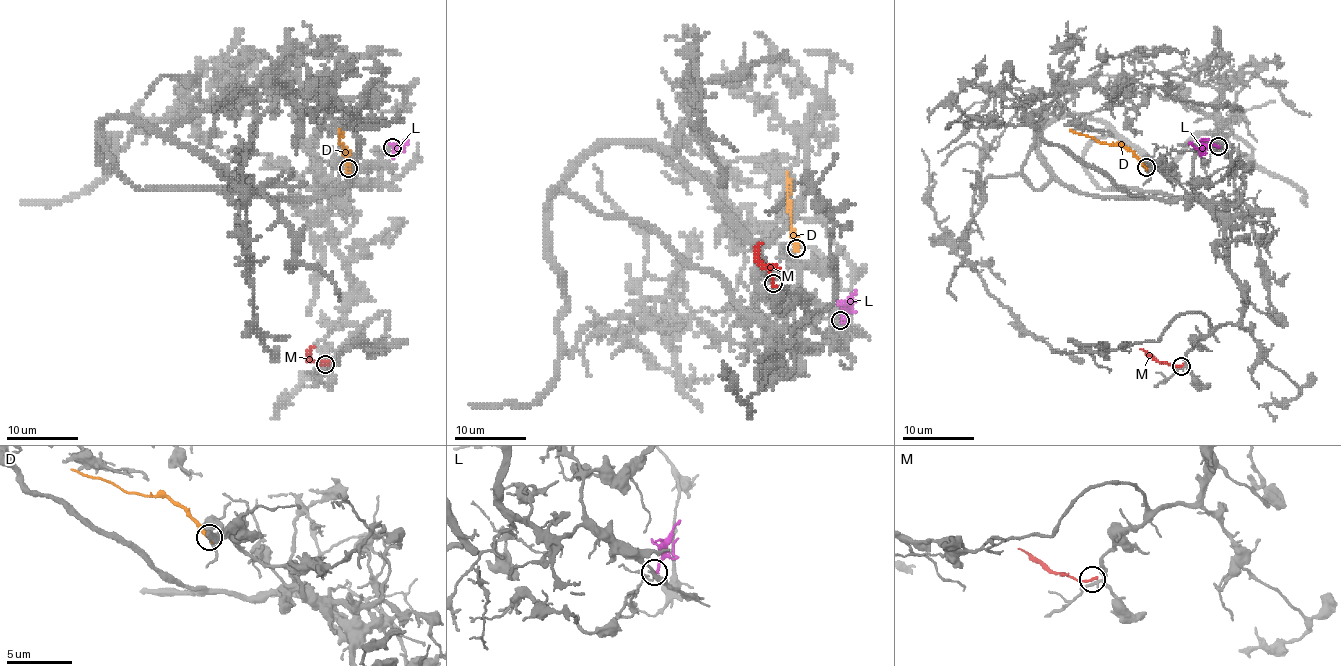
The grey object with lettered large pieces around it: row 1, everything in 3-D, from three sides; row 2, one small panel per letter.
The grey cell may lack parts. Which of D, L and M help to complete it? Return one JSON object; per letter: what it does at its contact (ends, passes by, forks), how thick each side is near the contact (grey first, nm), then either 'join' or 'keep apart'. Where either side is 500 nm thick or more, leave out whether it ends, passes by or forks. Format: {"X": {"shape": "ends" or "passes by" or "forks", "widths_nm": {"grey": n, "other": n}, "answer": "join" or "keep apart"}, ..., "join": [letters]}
{"D": {"shape": "ends", "widths_nm": {"grey": 160, "other": 280}, "answer": "keep apart"}, "L": {"shape": "ends", "widths_nm": {"grey": 190, "other": 200}, "answer": "keep apart"}, "M": {"shape": "ends", "widths_nm": {"grey": 190, "other": 220}, "answer": "keep apart"}, "join": []}

